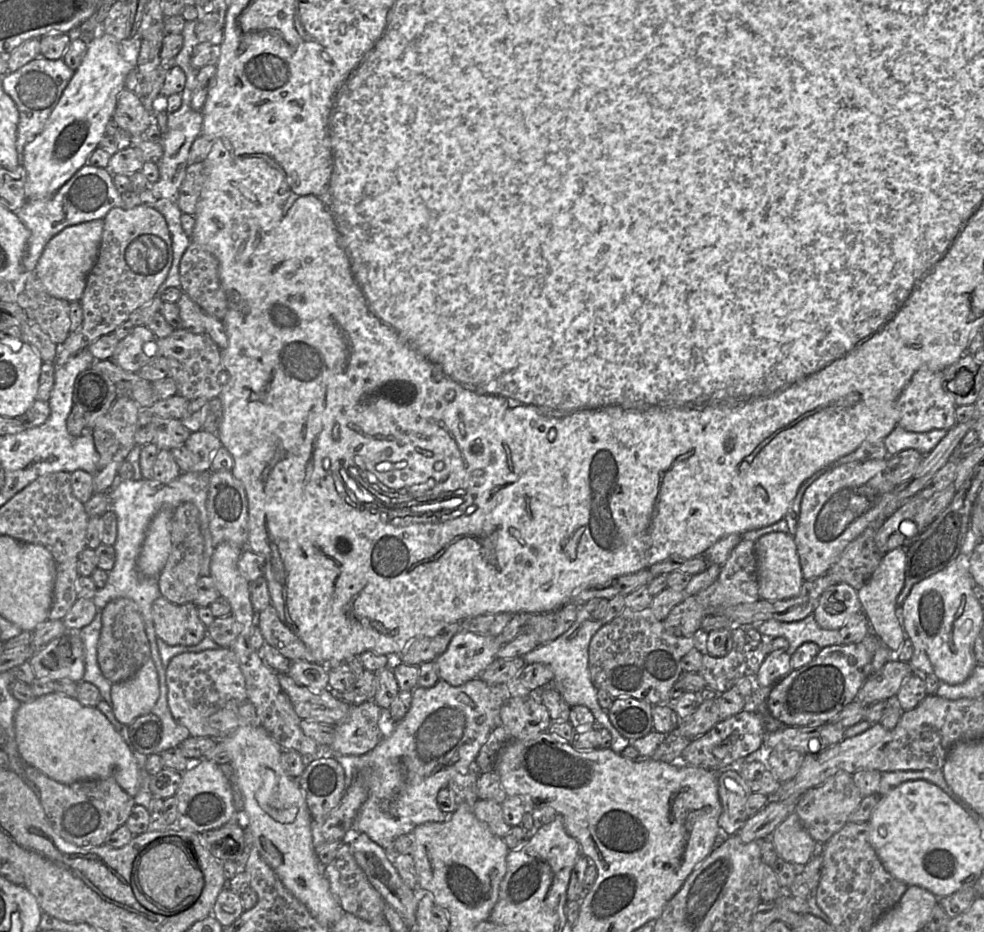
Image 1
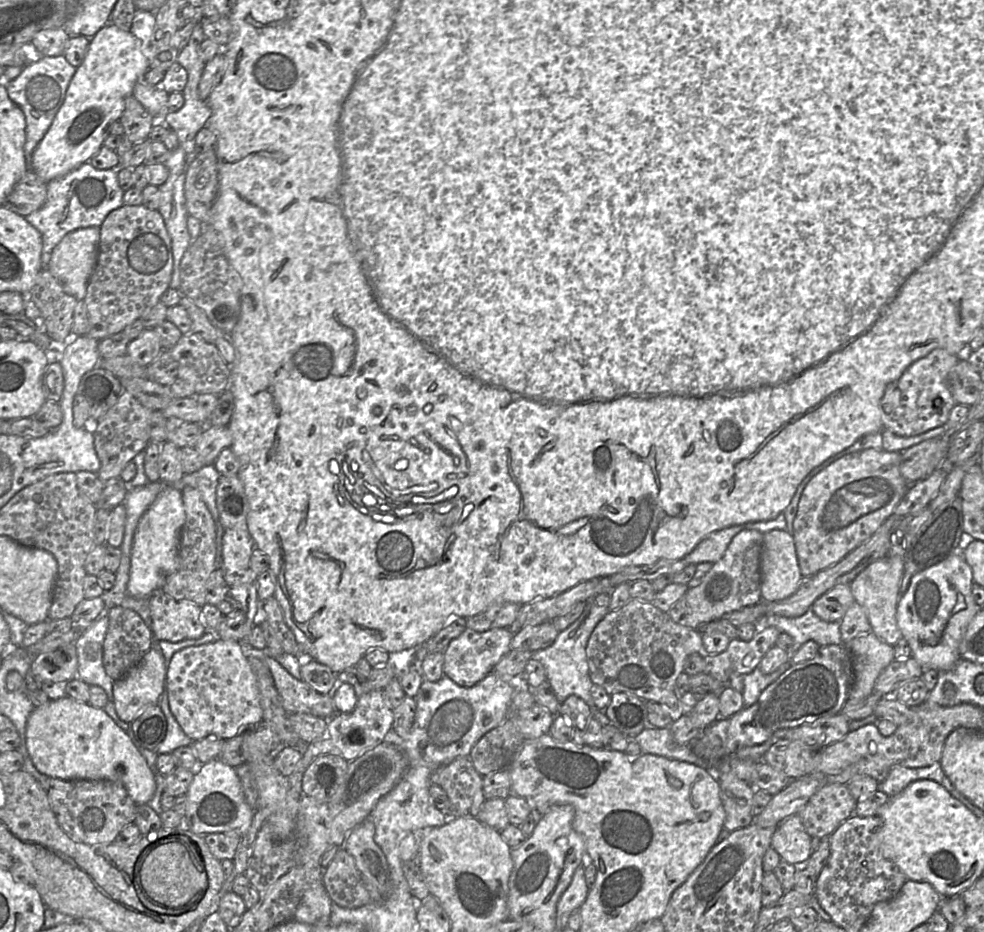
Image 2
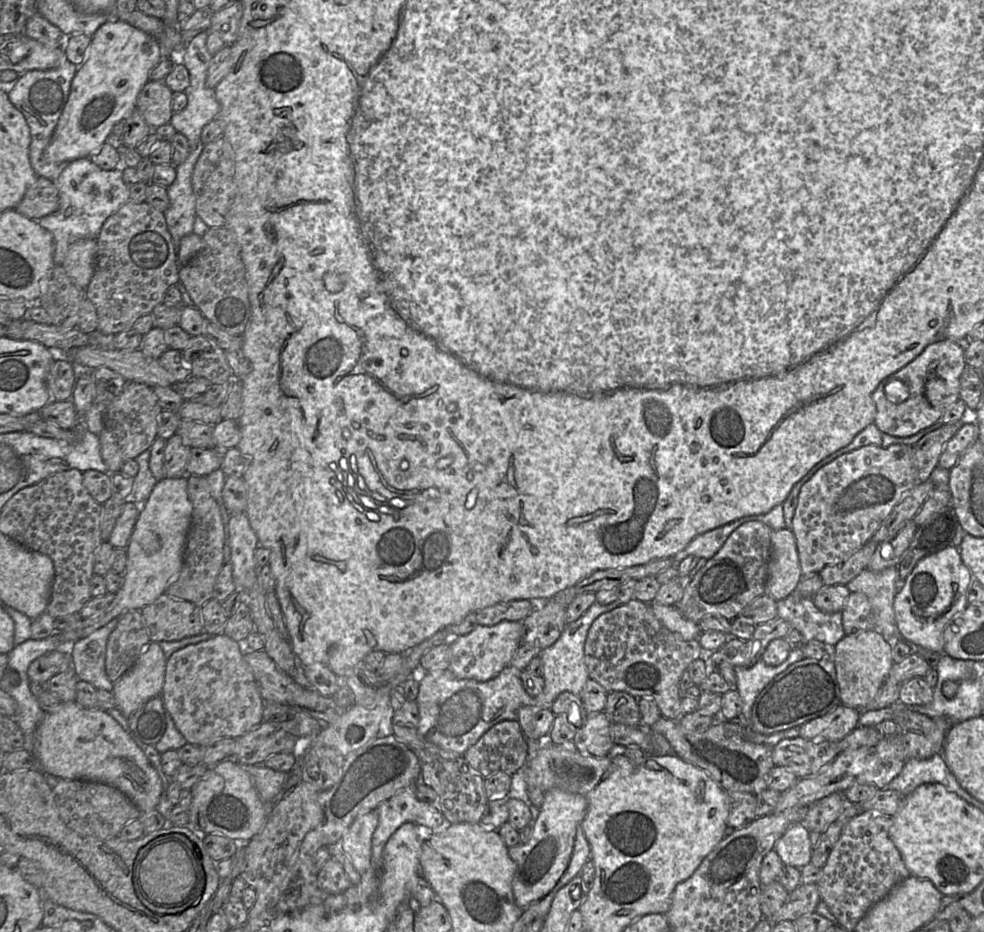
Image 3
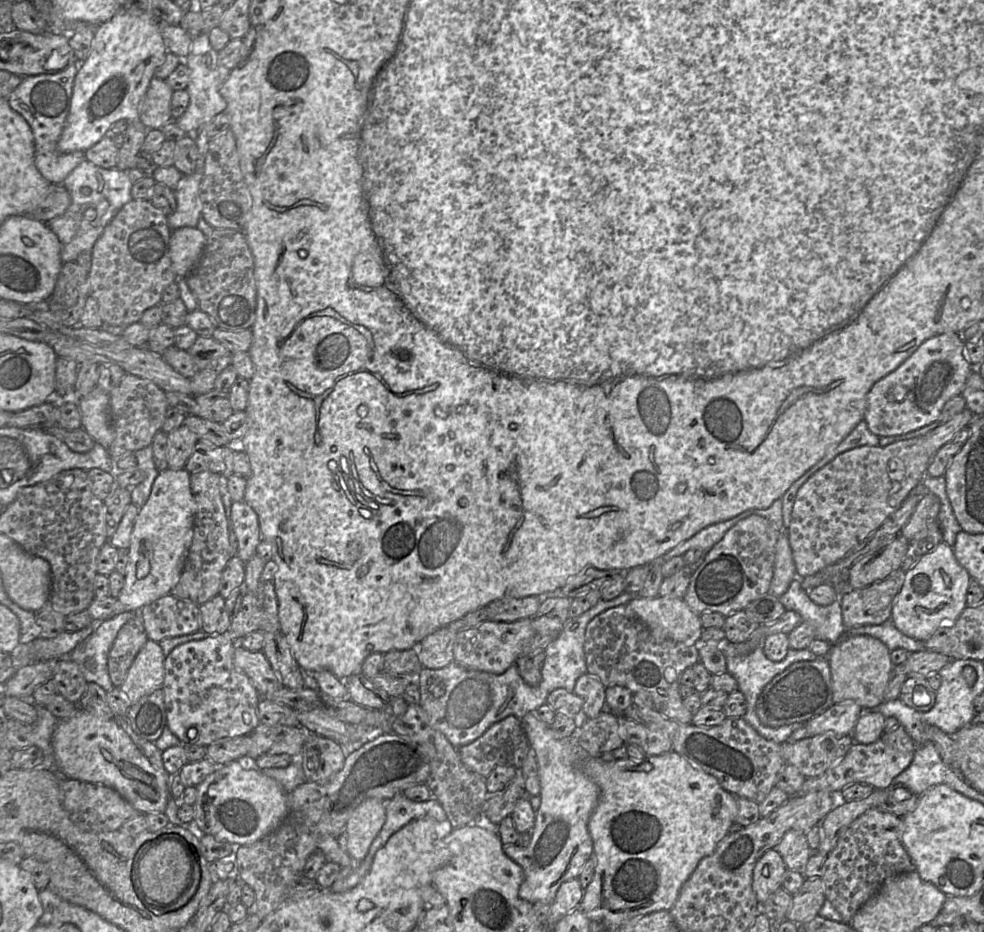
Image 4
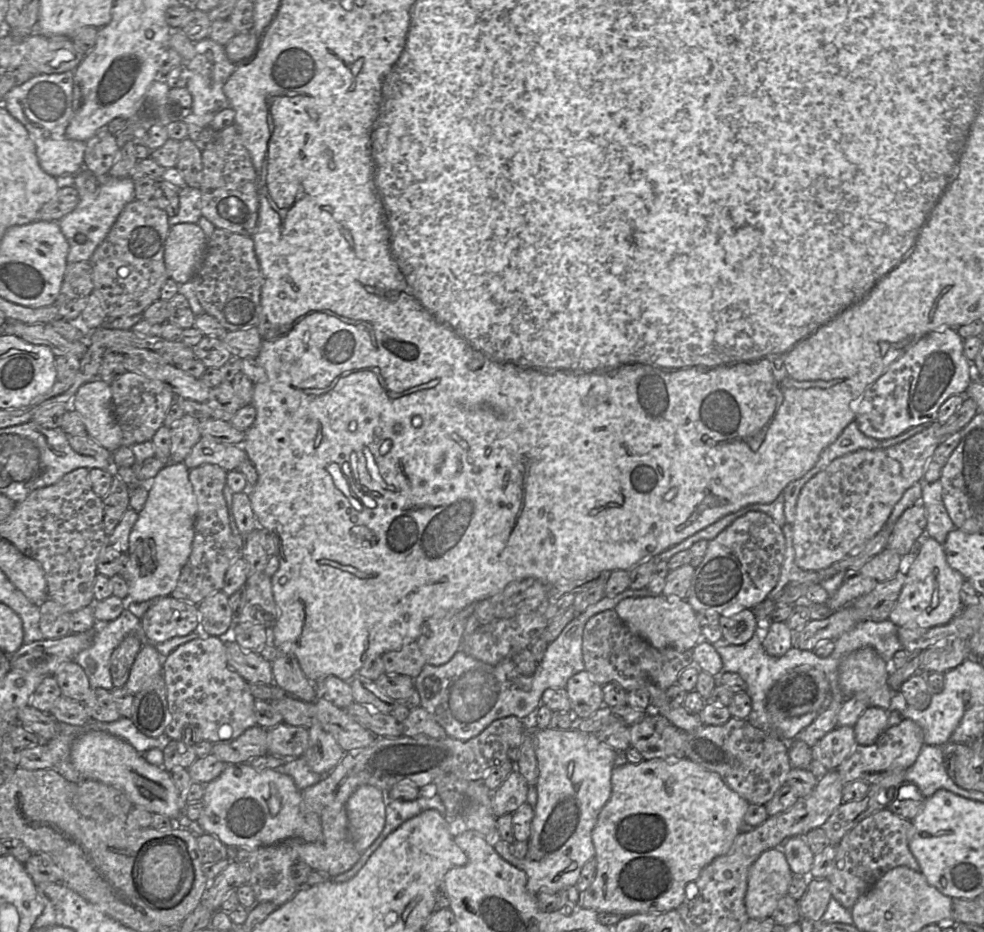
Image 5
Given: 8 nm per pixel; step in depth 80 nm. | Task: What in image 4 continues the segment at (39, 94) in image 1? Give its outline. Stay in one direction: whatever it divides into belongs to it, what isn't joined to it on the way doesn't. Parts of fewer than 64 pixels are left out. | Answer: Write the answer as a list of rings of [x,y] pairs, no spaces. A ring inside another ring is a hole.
[[[75,62],[56,73],[25,76],[7,98],[11,108],[31,127],[35,141],[35,165],[41,175],[53,184],[62,184],[64,179],[86,159],[84,151],[61,153],[57,150],[57,143],[69,114],[77,72],[78,62]]]

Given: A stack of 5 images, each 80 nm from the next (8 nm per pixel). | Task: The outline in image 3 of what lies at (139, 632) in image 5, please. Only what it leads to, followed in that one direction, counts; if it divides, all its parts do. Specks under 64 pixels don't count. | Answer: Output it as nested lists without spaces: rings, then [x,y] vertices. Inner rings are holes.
[[[118,618],[95,630],[69,646],[72,667],[79,680],[91,683],[97,689],[112,691],[113,682],[106,674],[105,658],[108,637],[114,630]]]

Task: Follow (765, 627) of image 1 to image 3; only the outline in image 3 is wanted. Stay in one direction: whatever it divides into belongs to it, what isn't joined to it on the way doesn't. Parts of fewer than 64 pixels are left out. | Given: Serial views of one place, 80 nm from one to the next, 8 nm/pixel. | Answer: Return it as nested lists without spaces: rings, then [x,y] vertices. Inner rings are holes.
[[[793,591],[777,602],[778,617],[798,630],[805,644],[818,640],[827,647],[834,647],[845,636],[842,612],[824,613],[815,607],[812,599]]]

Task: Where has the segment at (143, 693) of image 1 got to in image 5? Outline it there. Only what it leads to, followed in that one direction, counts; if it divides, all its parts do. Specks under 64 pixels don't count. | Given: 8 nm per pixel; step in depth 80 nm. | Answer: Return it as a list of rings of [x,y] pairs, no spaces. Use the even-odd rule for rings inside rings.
[[[147,642],[138,652],[126,684],[123,686],[133,695],[153,676],[163,673],[163,658],[151,642]]]

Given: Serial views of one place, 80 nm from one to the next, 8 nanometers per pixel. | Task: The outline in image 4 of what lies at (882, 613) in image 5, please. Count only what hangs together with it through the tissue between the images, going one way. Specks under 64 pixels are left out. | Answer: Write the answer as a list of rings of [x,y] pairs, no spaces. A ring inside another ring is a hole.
[[[897,571],[888,578],[840,595],[843,624],[846,630],[880,625],[891,617],[893,603],[901,590],[904,573]]]

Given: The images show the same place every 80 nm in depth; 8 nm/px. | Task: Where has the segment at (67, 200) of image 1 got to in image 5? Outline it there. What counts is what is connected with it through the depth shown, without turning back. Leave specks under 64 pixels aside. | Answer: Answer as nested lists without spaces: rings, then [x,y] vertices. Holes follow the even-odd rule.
[[[82,168],[73,177],[63,181],[62,185],[73,186],[79,195],[76,208],[57,221],[69,244],[67,261],[68,263],[88,261],[107,236],[124,206],[135,200],[135,182],[131,177],[116,178],[109,174],[94,175],[88,169]],[[77,234],[86,235],[86,242],[78,243],[76,241]]]

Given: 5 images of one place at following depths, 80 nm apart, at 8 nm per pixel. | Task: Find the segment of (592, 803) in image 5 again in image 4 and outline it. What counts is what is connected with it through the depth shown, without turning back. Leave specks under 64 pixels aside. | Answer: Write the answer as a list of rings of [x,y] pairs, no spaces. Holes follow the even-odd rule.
[[[536,712],[527,713],[521,723],[538,765],[540,781],[540,806],[535,815],[530,843],[527,847],[516,844],[504,845],[503,851],[524,872],[524,880],[519,888],[519,897],[531,904],[541,902],[551,904],[561,884],[577,879],[585,863],[593,856],[593,841],[588,831],[588,822],[599,799],[599,787],[580,769],[584,760],[590,757],[576,741],[576,736],[561,737],[550,725],[536,718]]]

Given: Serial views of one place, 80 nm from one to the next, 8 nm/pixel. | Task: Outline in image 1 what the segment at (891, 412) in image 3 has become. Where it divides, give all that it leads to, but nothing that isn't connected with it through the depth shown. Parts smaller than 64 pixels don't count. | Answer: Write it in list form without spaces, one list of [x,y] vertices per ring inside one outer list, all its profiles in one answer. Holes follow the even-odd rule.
[[[917,370],[897,399],[900,418],[898,425],[910,432],[951,429],[956,423],[954,400],[942,387],[942,371]]]

